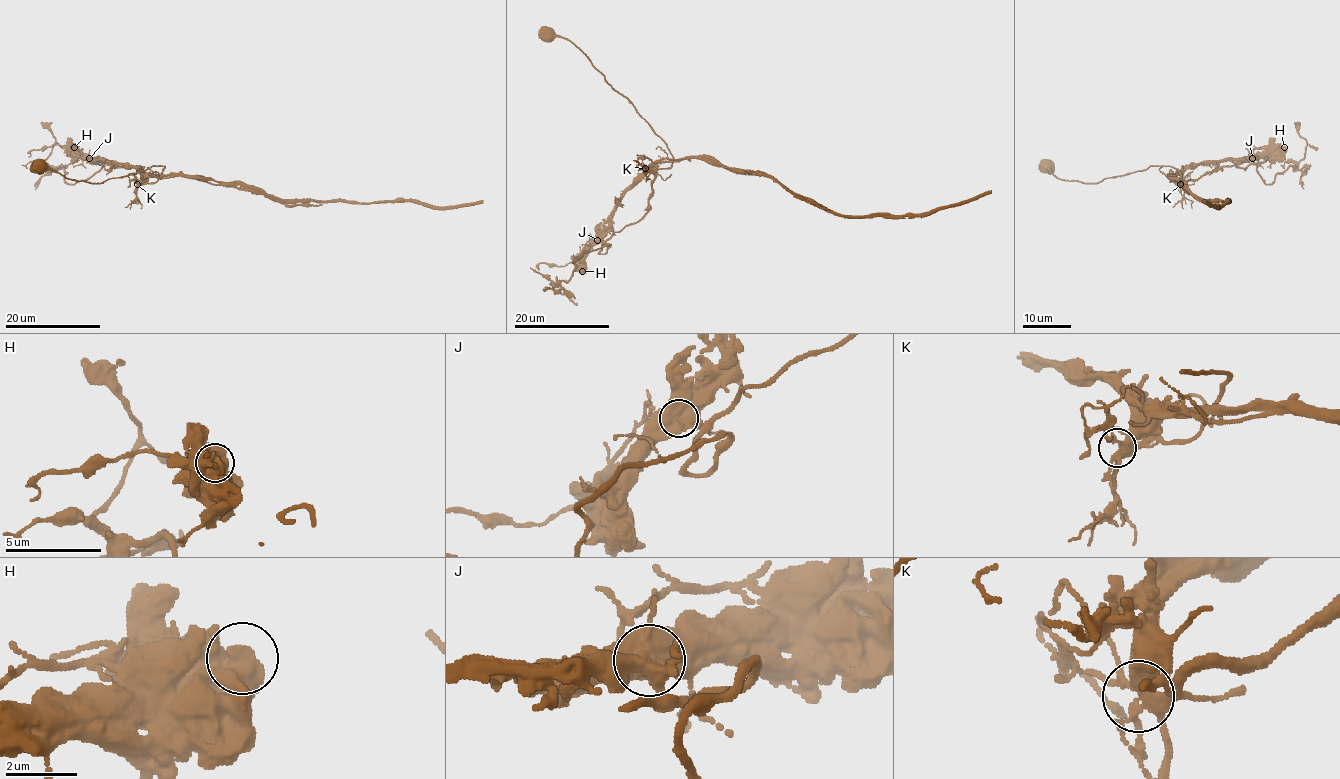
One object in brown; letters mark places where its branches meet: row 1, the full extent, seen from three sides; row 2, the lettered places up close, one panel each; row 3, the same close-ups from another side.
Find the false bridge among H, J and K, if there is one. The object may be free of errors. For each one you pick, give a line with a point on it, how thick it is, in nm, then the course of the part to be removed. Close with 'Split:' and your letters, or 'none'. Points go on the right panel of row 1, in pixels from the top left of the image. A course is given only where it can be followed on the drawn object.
J: Place: (1252, 158). Thickness 750 nm. Course of the part to remove: (1253, 158), (1196, 163), (1181, 183), (1168, 166), (1096, 183), (1060, 179), (1044, 168)
Split: J

